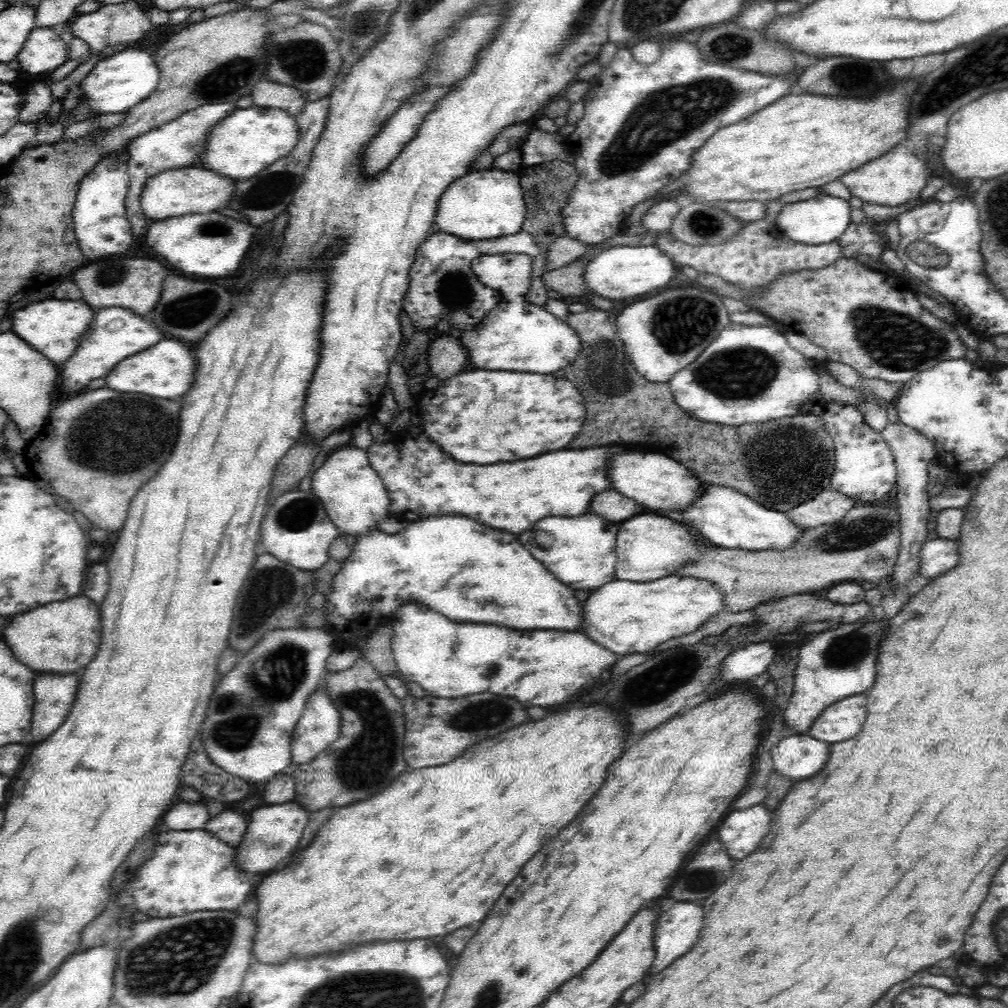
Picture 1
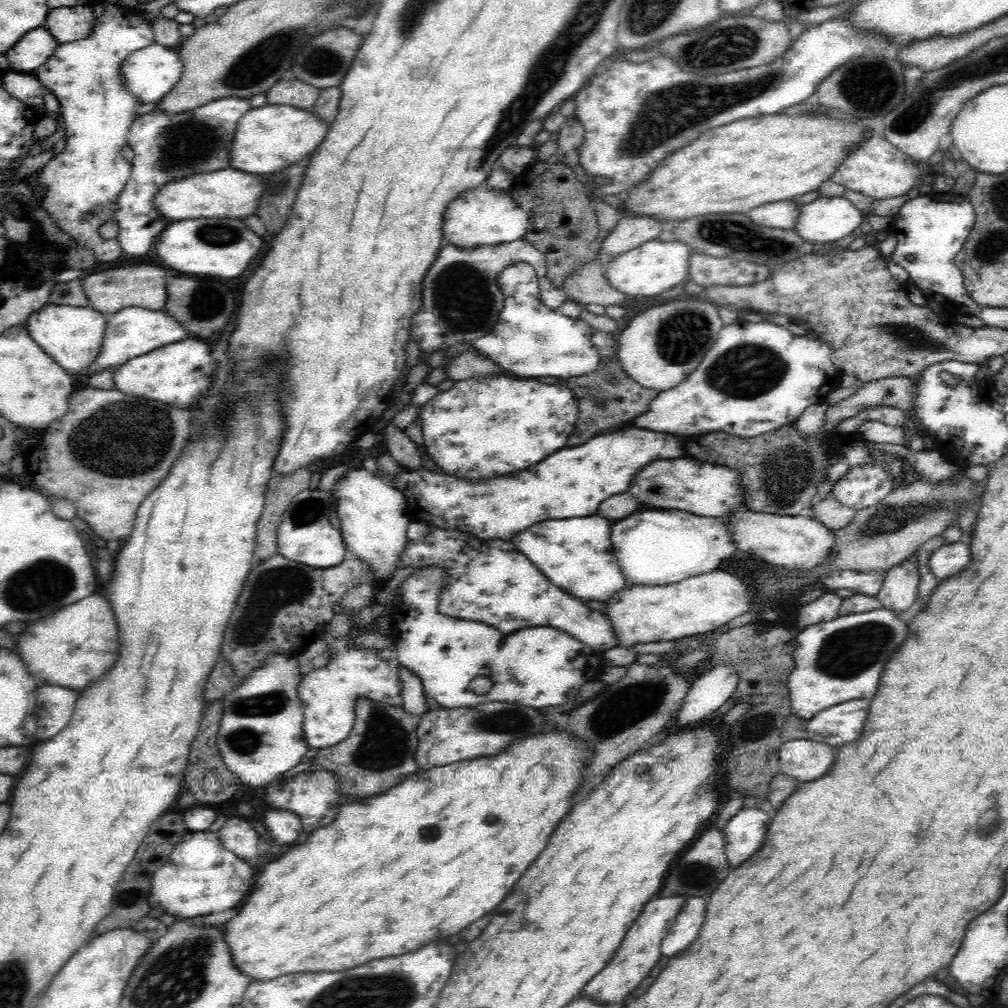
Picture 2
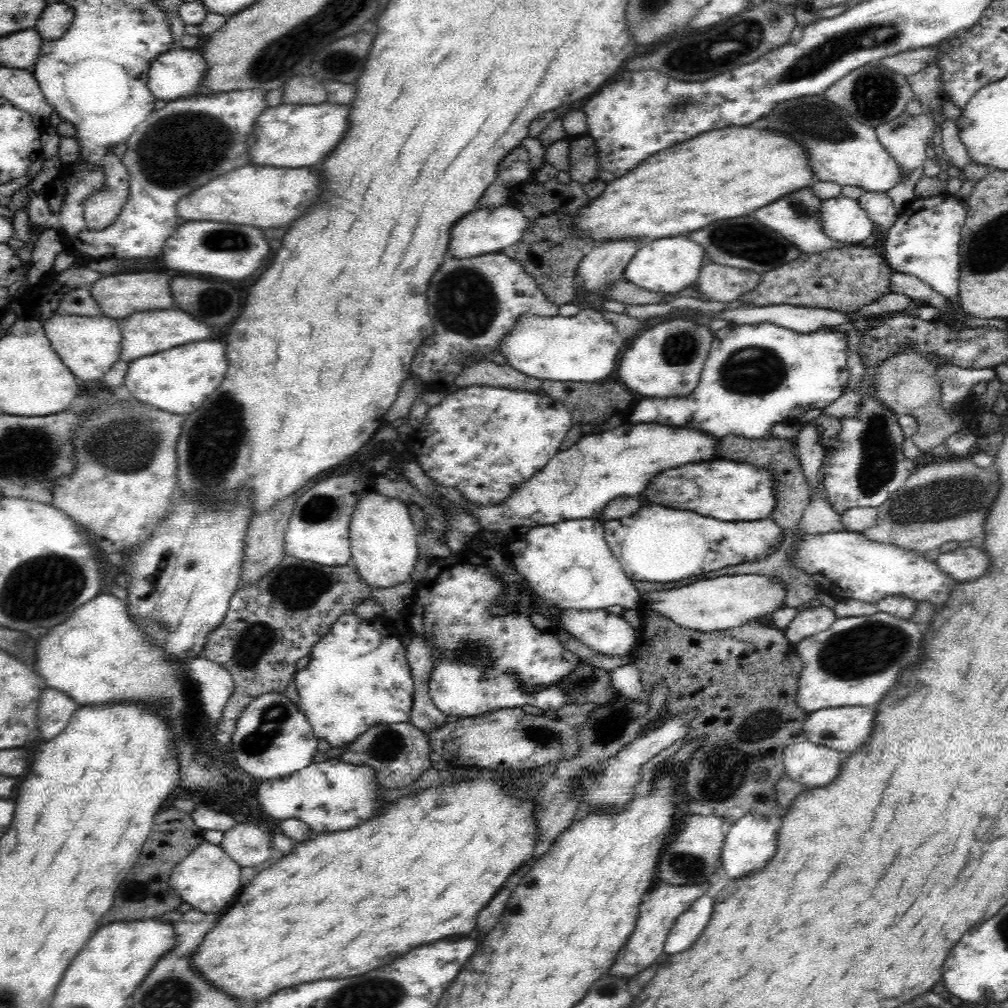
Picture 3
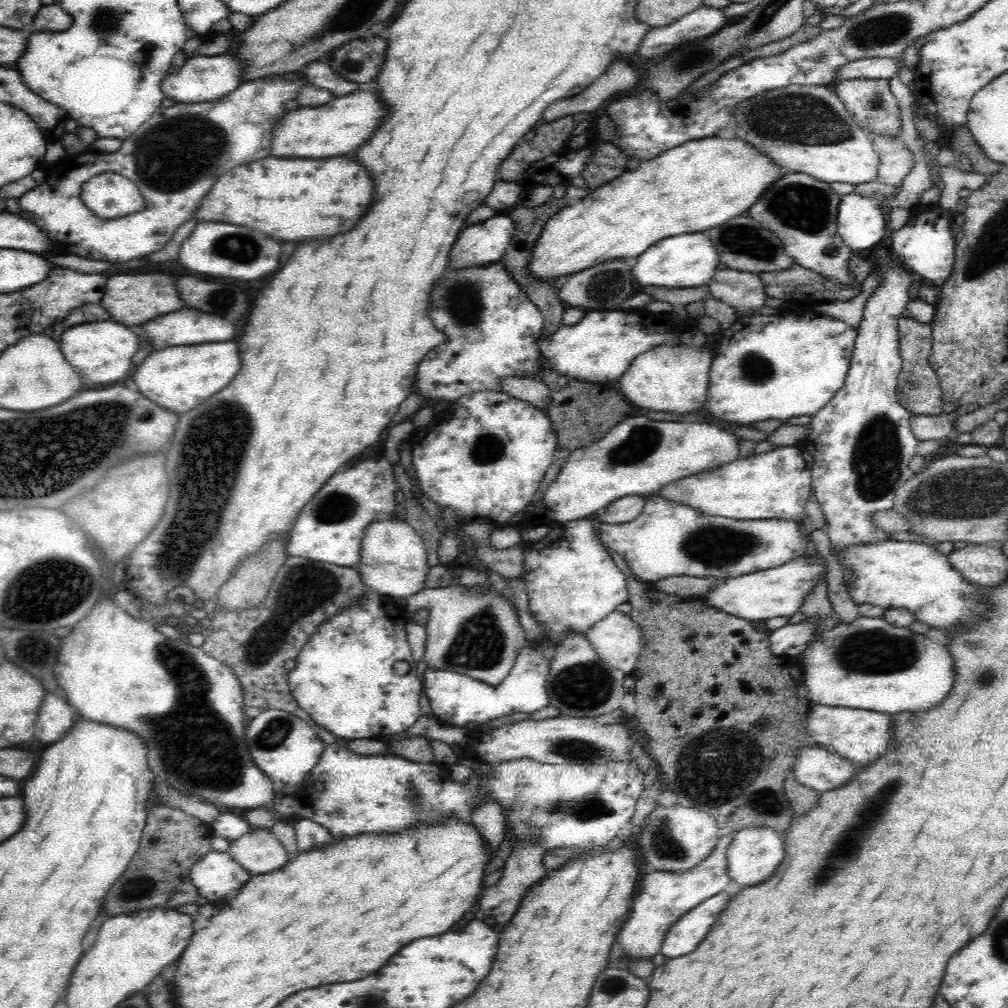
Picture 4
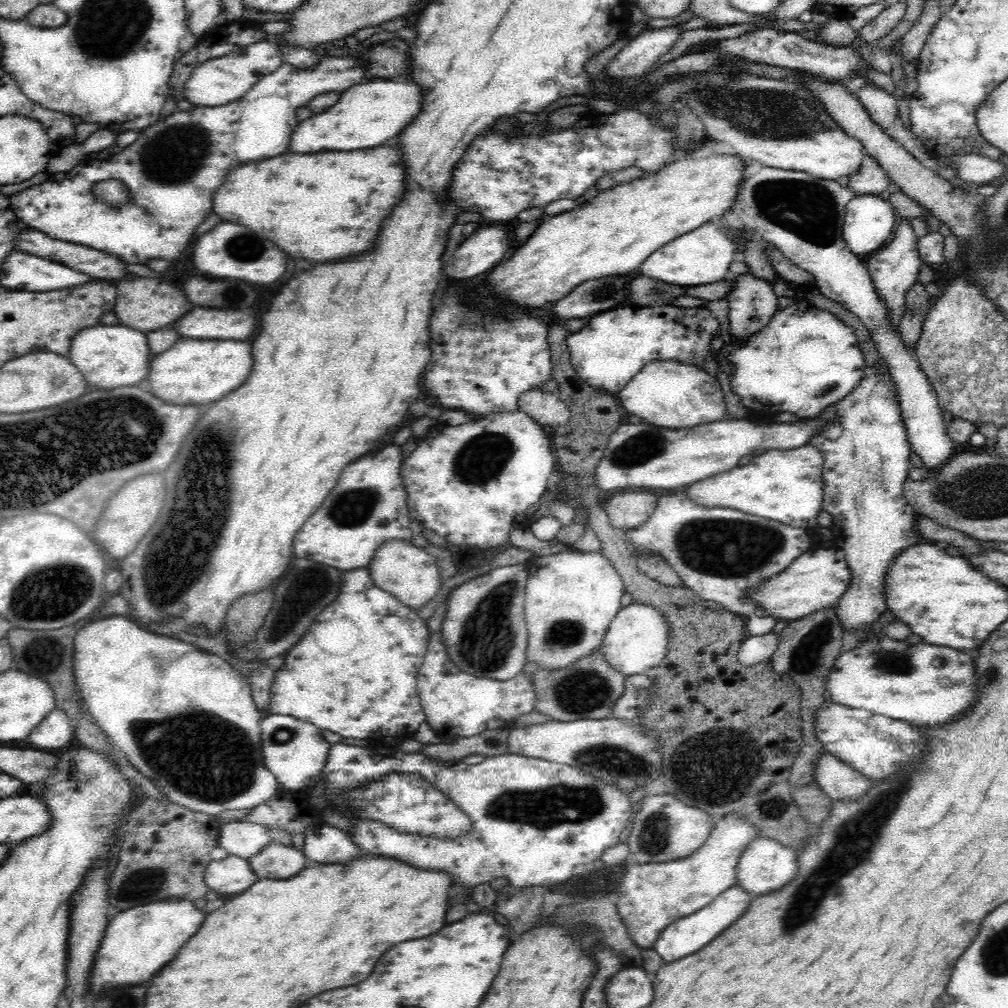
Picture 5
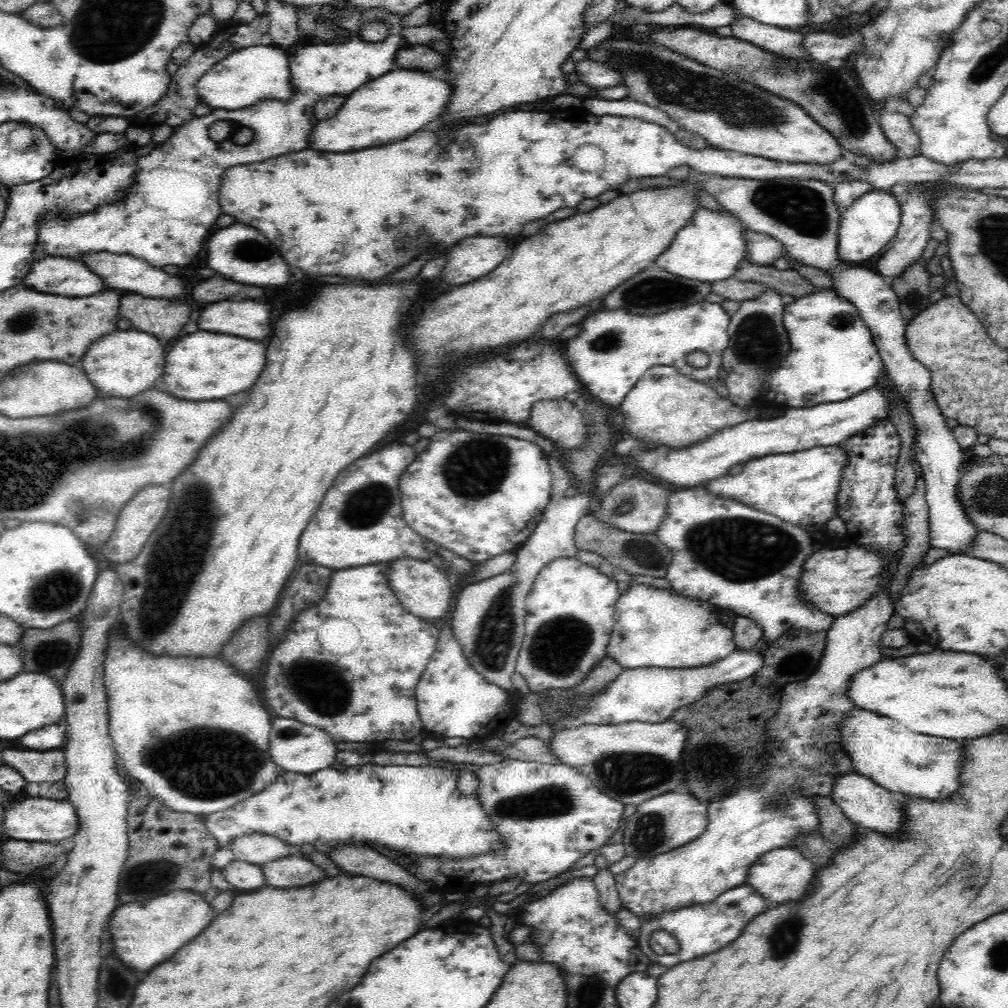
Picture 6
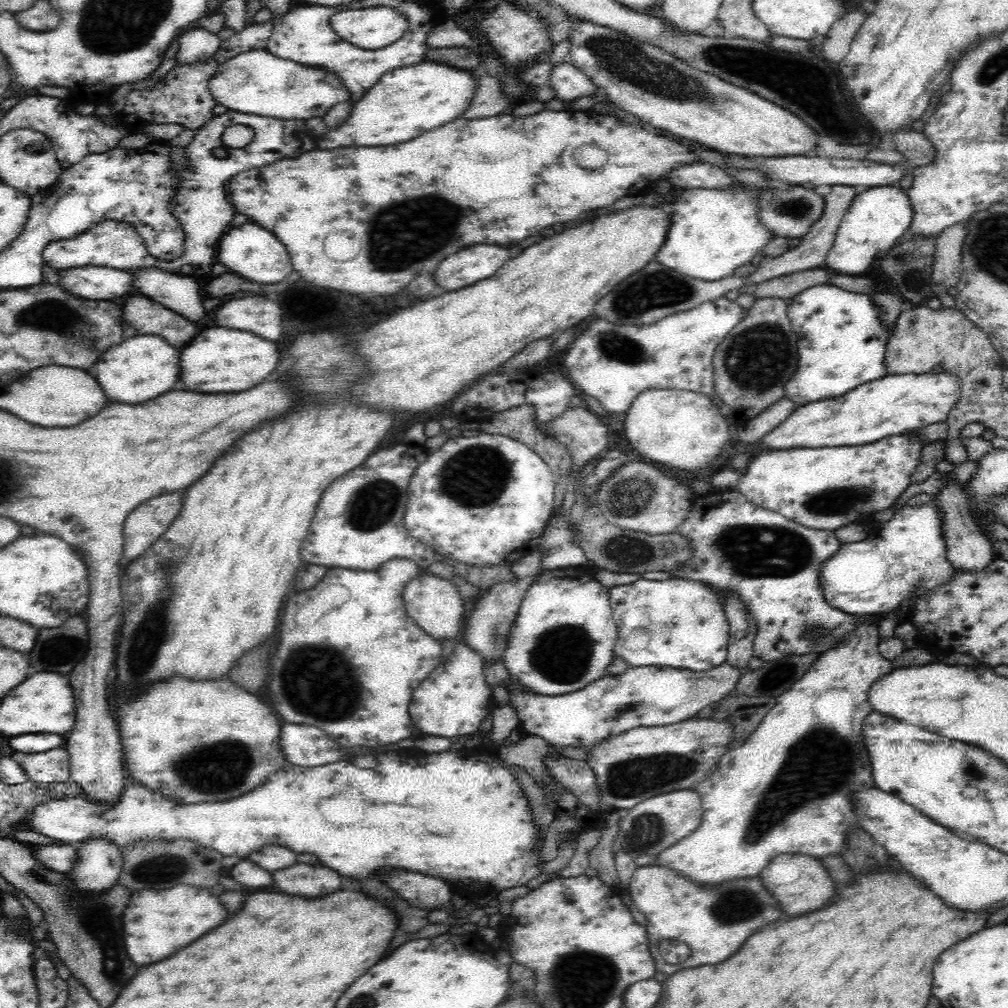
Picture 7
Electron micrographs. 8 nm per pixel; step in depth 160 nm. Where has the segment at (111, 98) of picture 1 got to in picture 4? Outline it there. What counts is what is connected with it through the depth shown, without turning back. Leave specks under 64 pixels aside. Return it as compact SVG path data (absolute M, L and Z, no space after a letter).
M232 55L196 56L186 59L177 74L167 76L161 89L165 98L174 98L178 102L212 102L224 98L246 82L244 79L244 61Z

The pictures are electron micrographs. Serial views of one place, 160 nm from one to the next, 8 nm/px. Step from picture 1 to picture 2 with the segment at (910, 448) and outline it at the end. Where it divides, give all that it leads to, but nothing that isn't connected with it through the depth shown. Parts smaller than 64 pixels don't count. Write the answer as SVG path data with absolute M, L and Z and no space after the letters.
M916 556L893 566L885 576L880 594L876 596L881 602L881 608L894 612L914 609L917 604L918 578L920 578L920 574Z

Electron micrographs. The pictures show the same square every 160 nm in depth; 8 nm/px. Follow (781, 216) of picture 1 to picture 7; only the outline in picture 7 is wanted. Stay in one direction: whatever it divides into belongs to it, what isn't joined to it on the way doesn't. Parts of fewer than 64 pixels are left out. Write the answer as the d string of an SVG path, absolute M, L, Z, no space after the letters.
M896 185L867 188L854 197L837 230L833 247L828 251L825 265L840 275L865 276L872 261L879 258L909 230L914 209L908 189Z

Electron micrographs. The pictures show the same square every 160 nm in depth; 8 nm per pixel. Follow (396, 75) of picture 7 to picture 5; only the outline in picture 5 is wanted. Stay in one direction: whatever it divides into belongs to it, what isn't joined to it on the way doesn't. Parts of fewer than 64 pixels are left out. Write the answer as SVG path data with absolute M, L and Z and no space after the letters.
M370 80L360 86L351 86L344 91L340 102L328 112L316 114L296 128L290 142L290 152L310 154L328 150L364 150L384 144L396 138L422 108L422 90L412 82L392 82L392 80Z

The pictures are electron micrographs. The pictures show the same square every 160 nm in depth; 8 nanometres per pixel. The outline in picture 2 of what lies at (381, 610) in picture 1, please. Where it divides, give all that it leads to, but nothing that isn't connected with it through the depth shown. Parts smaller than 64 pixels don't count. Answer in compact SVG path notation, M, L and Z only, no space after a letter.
M433 528L432 534L424 542L414 543L409 541L407 545L404 556L400 558L397 568L415 566L421 569L424 566L436 564L440 568L450 570L448 586L440 596L440 614L488 624L496 627L504 634L524 627L550 626L572 635L576 640L603 653L615 646L620 646L619 640L614 636L612 623L609 618L606 618L605 613L590 609L588 604L583 603L580 599L570 598L570 595L566 594L566 592L552 586L542 576L542 572L536 570L536 566L524 554L520 554L510 542L502 542L502 540L496 539L478 540L476 536L466 534L466 532L444 529L434 530Z

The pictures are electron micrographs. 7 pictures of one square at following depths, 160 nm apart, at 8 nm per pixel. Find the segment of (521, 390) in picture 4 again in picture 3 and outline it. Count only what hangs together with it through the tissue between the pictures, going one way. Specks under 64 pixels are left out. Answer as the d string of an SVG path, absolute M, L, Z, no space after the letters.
M482 361L466 367L455 380L458 387L469 386L512 386L514 390L536 390L540 392L542 382L526 374L520 374L510 365L500 365L493 361Z

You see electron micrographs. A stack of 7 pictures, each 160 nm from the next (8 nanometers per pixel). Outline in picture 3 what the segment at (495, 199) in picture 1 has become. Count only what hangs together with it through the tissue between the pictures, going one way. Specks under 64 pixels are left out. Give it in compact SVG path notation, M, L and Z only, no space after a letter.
M512 203L493 209L476 208L464 215L451 228L451 239L447 248L448 257L465 259L498 253L502 248L516 244L524 236L526 228L527 218Z

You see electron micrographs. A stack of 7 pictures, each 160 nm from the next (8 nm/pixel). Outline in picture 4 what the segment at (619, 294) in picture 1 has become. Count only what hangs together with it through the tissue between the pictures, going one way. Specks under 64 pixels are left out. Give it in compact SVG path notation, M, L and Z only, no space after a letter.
M704 230L698 234L694 232L660 240L637 256L636 266L631 273L636 284L642 286L690 288L707 285L718 271L716 270L718 264L720 264L718 250Z

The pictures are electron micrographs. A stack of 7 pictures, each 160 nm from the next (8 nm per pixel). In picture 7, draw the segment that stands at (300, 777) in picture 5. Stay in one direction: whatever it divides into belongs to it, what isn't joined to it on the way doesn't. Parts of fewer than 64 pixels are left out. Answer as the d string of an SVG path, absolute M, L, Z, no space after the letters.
M281 726L280 746L288 762L296 766L322 766L340 760L340 746L316 726Z

